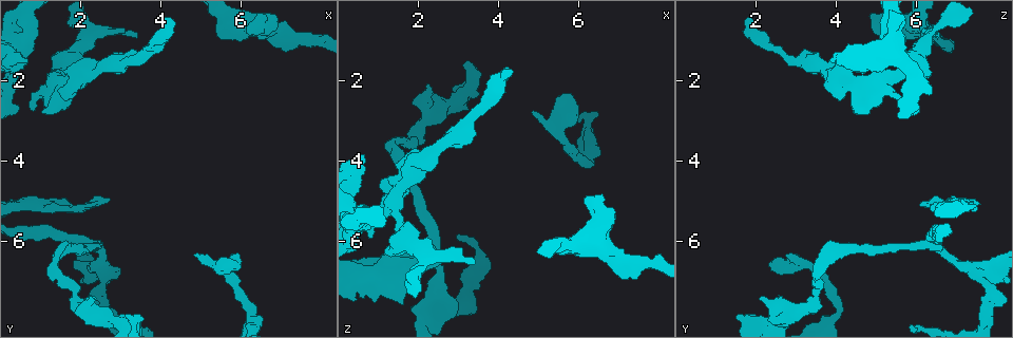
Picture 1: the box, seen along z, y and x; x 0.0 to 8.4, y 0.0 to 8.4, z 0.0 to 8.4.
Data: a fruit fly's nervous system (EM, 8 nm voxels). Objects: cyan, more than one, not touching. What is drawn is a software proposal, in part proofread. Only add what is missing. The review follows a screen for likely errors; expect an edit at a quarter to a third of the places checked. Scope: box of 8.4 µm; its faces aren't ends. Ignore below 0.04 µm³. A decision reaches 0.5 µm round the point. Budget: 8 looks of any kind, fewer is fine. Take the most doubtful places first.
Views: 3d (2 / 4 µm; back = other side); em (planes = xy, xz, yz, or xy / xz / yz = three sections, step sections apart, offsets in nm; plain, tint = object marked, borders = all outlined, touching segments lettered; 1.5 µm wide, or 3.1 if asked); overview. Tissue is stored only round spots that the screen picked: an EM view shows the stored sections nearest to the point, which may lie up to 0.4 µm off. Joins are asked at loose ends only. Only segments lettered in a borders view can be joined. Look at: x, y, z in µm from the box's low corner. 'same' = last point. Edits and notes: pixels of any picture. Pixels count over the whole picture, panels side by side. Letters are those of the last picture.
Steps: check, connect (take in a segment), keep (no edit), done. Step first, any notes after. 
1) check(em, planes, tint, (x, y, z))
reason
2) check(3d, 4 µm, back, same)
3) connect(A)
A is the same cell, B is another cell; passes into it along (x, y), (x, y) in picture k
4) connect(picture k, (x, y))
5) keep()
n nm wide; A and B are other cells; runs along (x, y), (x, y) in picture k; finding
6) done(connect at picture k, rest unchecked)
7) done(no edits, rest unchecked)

check(em, planes, borders, (4.90, 6.30, 2.75))
free end

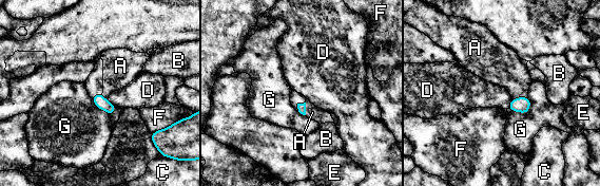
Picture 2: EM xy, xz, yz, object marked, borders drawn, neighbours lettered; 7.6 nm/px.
connect(A)
A is the same cell, B, C, D, E, F and G are other cells; passes into it along (522, 105), (520, 97), (505, 69) in picture 2; it goes on there

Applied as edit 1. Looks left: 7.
check(overview)
redraw

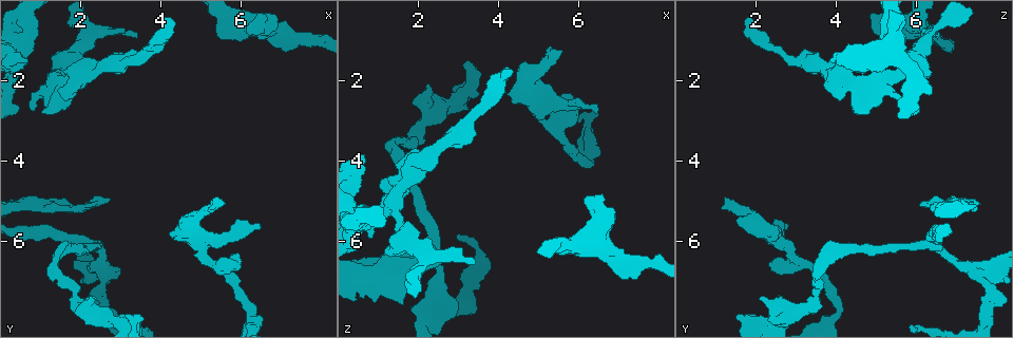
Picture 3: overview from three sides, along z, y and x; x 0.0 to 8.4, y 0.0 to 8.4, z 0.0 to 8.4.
check(em, xy, step 8, tint, (3.40, 0.85, 6.45))
branch stops here

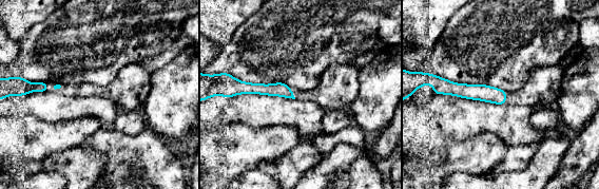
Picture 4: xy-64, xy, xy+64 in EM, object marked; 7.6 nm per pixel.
check(em, planes, borders, same)

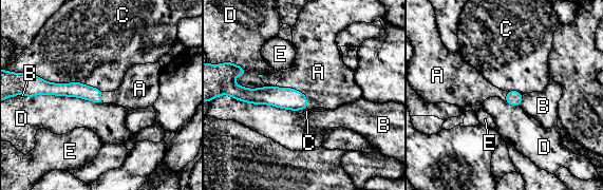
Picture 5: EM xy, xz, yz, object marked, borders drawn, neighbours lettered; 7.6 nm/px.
connect(A)
A is the same cell, B, C, D and E are other cells; the neuron continues

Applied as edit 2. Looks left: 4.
check(3d, 4 µm, (0.65, 1.55, 3.95))
an open end

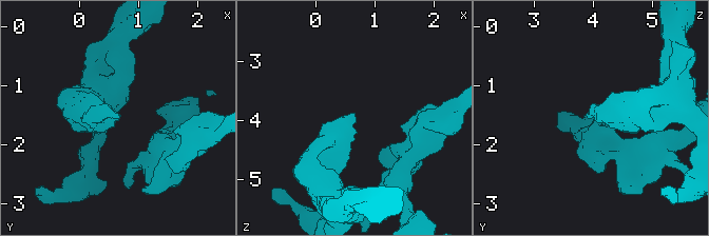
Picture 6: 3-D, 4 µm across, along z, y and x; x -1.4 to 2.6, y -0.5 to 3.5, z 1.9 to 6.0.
check(em, planes, borders, (0.70, 1.50, 4.00))

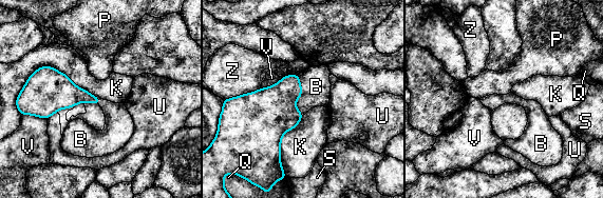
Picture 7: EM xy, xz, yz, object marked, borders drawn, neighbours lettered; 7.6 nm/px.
connect(B)
220 nm wide; B is the same cell, K, P, Q, S, U, V and Z are other cells; passes into it along (272, 111), (301, 95), (316, 86) in picture 7; the neuron continues

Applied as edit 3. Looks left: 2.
done(connect at picture 2, connect at picture 5, connect at picture 7, rest unchecked)

